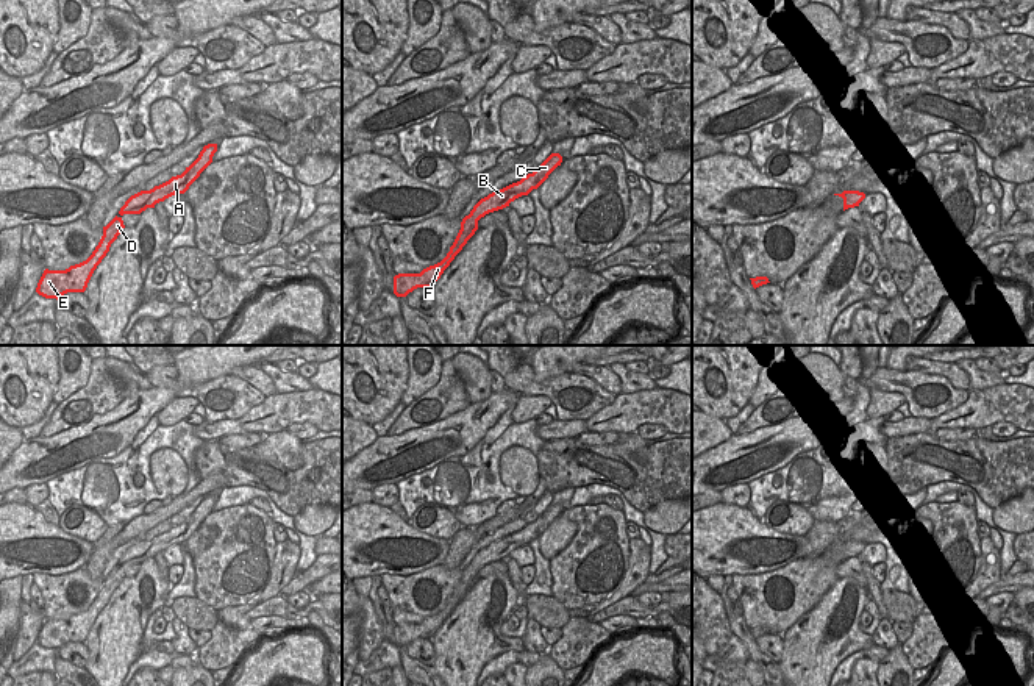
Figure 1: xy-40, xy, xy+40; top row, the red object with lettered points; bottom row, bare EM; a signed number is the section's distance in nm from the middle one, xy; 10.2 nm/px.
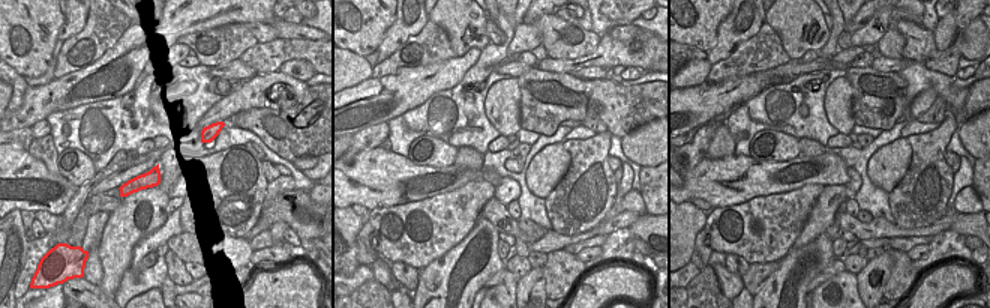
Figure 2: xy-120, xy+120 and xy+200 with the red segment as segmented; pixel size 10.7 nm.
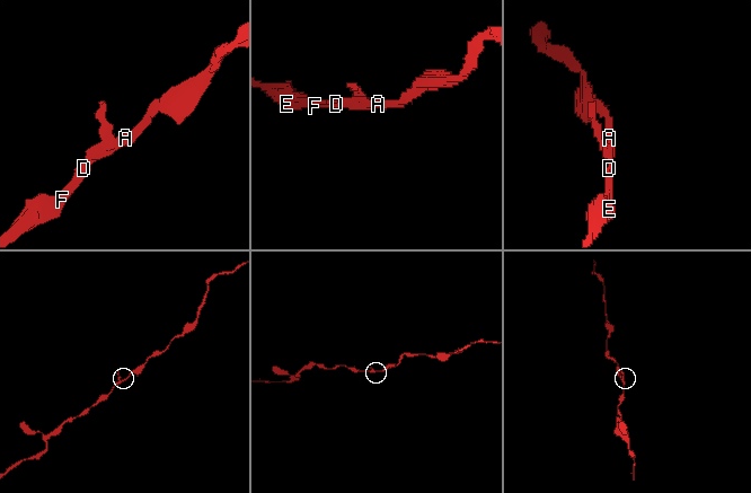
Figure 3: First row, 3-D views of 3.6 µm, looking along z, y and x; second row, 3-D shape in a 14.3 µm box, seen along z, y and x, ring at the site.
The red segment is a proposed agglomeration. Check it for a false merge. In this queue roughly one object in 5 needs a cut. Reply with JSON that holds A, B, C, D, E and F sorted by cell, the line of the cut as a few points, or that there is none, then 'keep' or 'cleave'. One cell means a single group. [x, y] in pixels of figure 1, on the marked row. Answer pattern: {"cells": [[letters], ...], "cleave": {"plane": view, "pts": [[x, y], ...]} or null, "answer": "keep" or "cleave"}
{"cells": [["A", "B", "C", "D", "E", "F"]], "cleave": null, "answer": "keep"}

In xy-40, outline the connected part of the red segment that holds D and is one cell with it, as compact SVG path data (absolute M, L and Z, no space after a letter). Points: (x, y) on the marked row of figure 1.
M217 144L205 145L198 158L186 167L181 175L172 177L169 181L155 186L150 191L141 191L131 195L120 208L120 216L116 216L106 227L103 227L103 236L92 255L86 261L70 266L66 270L45 269L37 283L36 292L45 298L56 300L67 292L84 292L94 270L109 252L111 244L125 228L122 216L141 214L147 208L155 208L156 203L164 202L175 194L184 194L200 173L212 163L216 152Z

